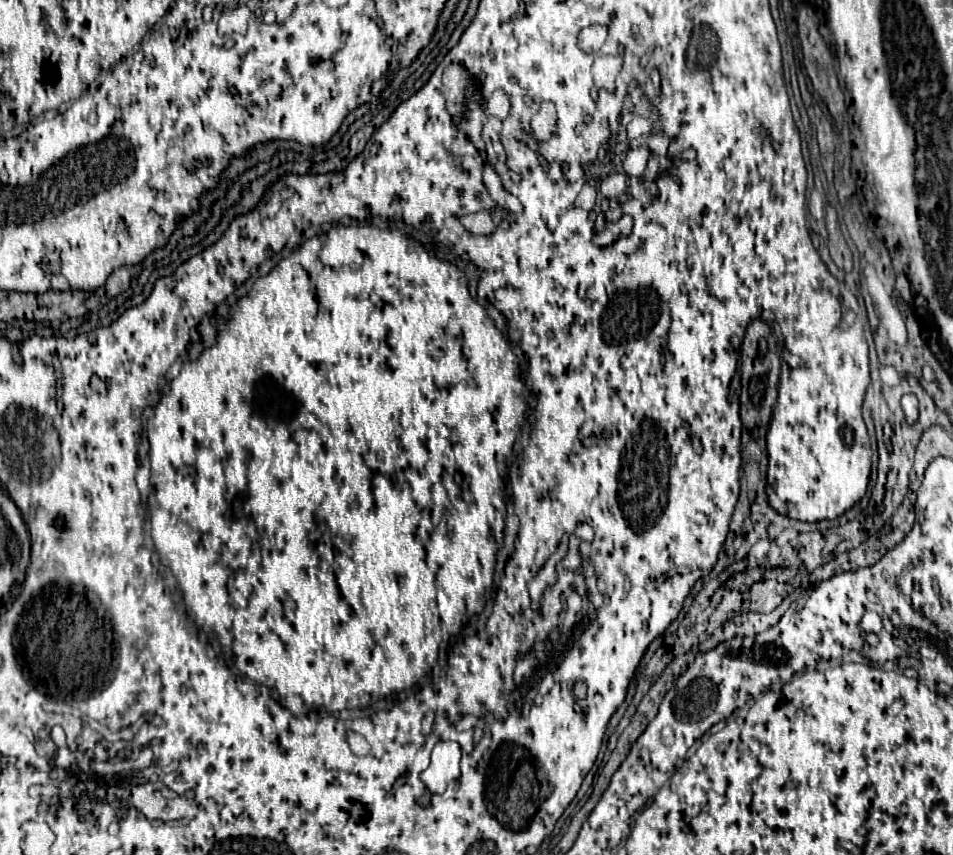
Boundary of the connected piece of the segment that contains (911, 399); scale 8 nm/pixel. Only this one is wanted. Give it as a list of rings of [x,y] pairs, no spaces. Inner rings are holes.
[[[906,393],[906,395],[902,397],[902,410],[907,424],[914,424],[919,416],[918,399],[916,399],[916,395]]]

